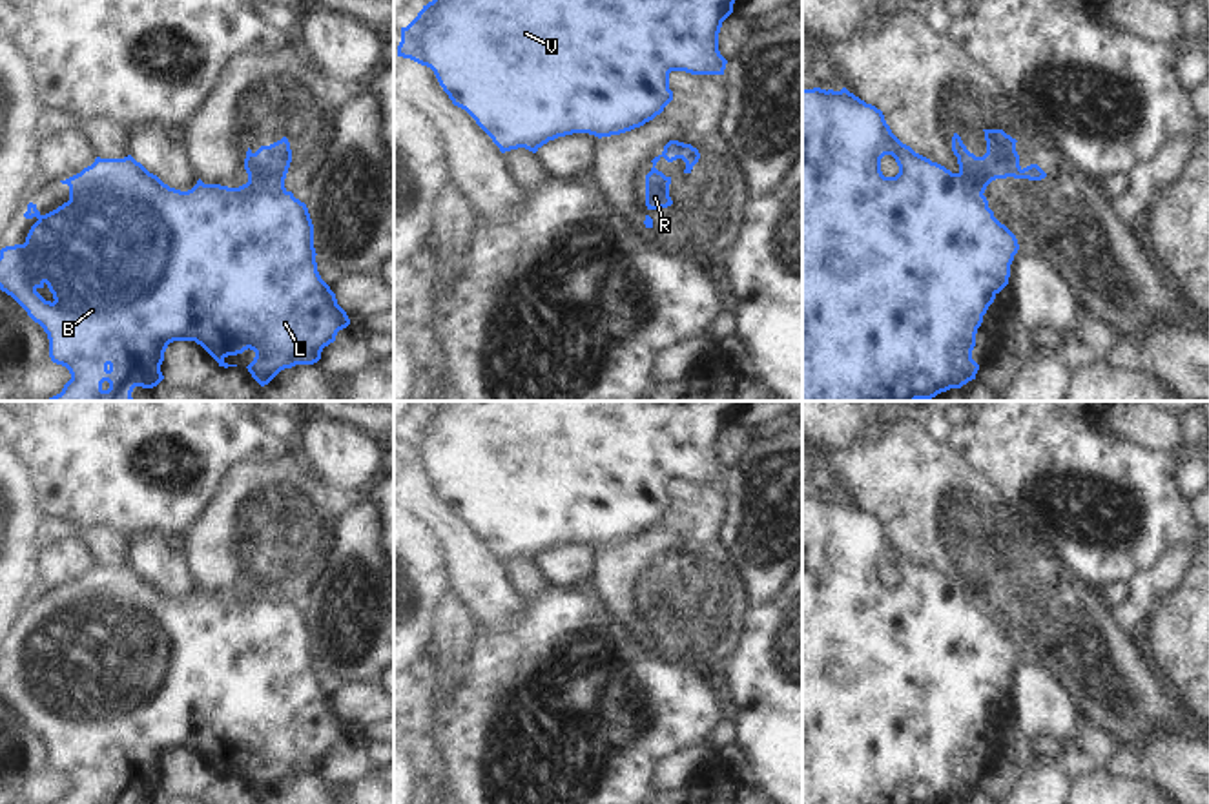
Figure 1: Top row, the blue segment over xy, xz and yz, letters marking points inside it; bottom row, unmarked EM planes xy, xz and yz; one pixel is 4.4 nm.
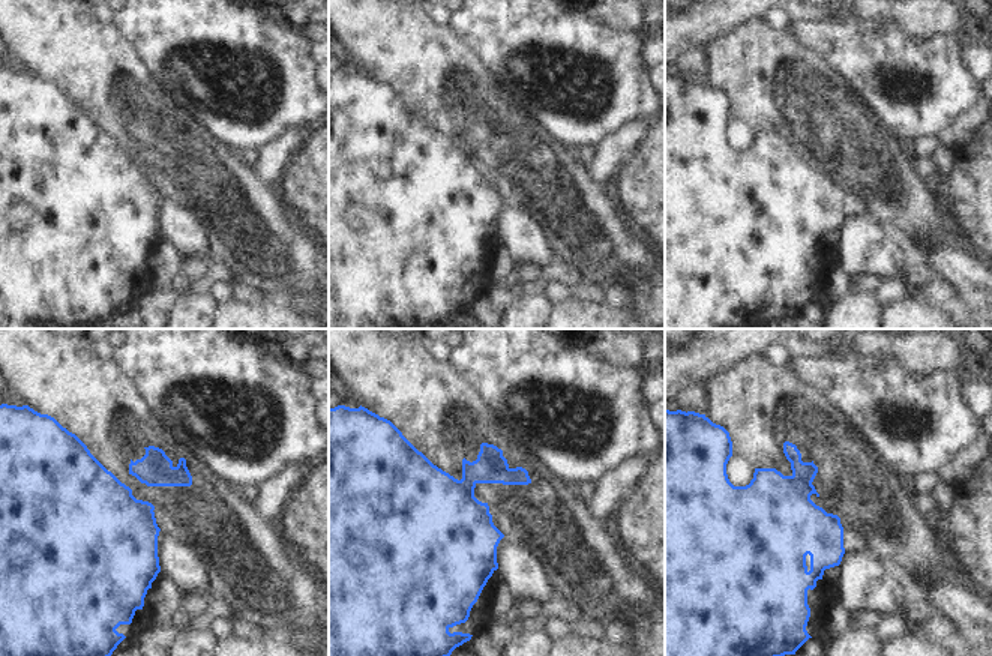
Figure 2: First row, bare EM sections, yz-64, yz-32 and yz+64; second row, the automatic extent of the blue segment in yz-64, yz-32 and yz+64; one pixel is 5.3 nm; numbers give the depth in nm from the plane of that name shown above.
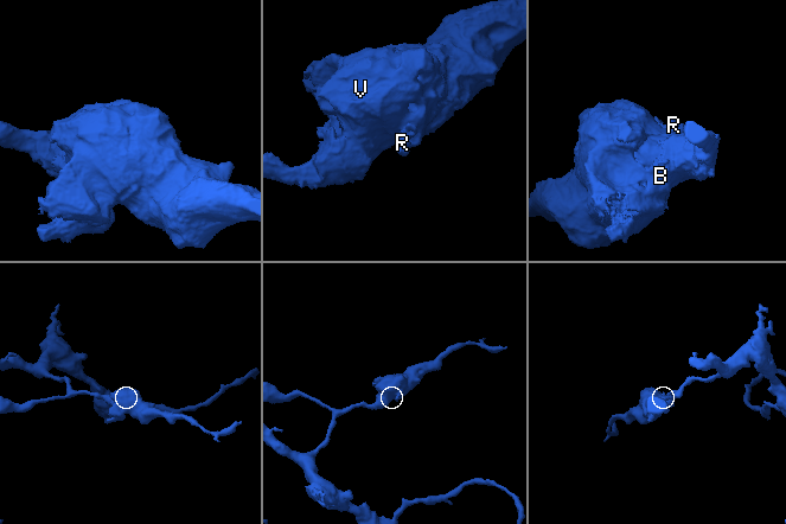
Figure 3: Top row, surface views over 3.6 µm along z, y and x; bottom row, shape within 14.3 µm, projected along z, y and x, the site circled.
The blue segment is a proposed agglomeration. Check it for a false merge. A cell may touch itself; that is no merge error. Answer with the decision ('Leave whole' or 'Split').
Split

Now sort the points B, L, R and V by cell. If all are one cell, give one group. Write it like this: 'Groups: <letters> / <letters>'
Groups: B L V / R

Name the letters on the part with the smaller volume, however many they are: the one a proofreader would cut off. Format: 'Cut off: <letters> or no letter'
Cut off: R

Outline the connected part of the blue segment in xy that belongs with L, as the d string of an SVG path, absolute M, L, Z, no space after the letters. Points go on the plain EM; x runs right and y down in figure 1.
M283 545L270 554L261 554L257 562L259 563L252 569L257 583L250 585L246 593L228 596L221 593L204 593L199 587L188 600L170 596L131 563L124 567L97 565L95 571L80 582L60 589L69 594L67 611L46 624L36 618L36 613L27 613L24 625L36 625L38 629L31 634L24 653L0 658L0 698L11 704L27 724L44 737L49 747L51 769L69 778L71 788L57 804L131 804L135 795L153 797L164 788L160 773L168 753L173 749L195 749L224 777L237 775L224 769L228 764L237 764L250 757L255 760L255 766L246 777L252 786L264 795L284 777L317 771L323 757L334 751L337 740L350 733L346 720L337 713L336 702L317 680L314 633L308 616L284 596L284 587L292 571L288 547Z

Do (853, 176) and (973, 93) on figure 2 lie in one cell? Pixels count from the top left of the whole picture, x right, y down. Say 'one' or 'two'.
two

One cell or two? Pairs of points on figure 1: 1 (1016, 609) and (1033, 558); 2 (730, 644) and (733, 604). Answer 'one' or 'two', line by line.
1: two
2: one

